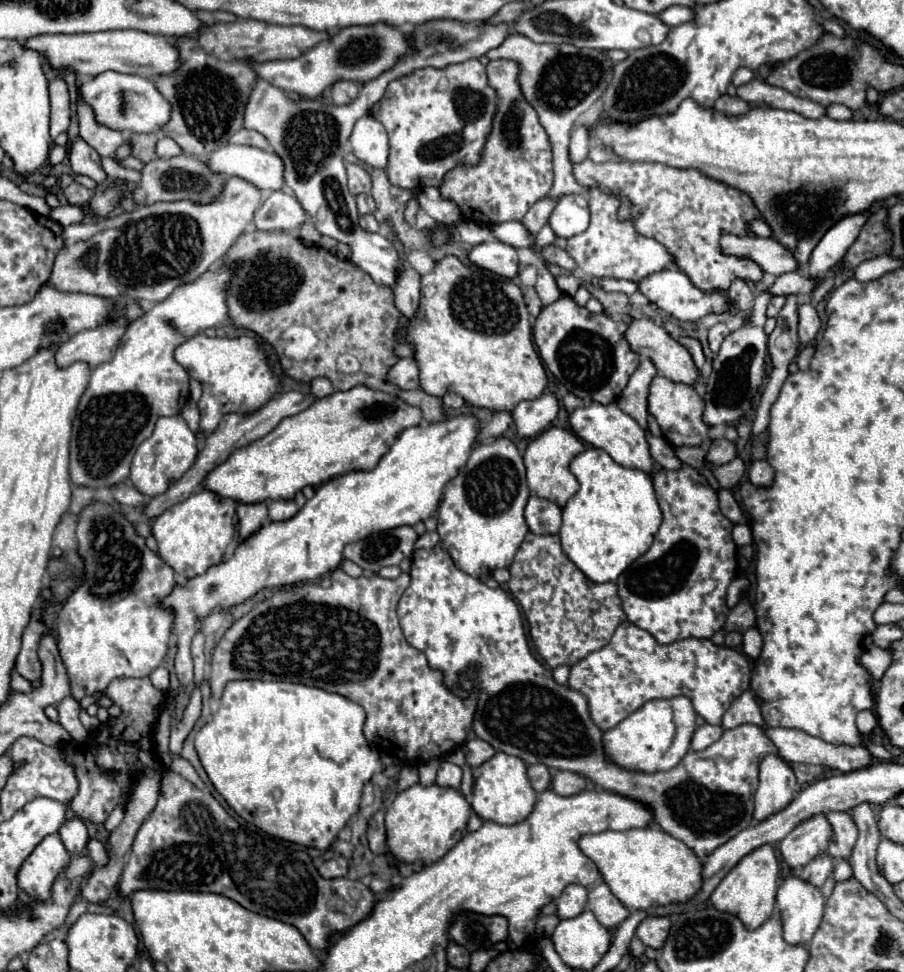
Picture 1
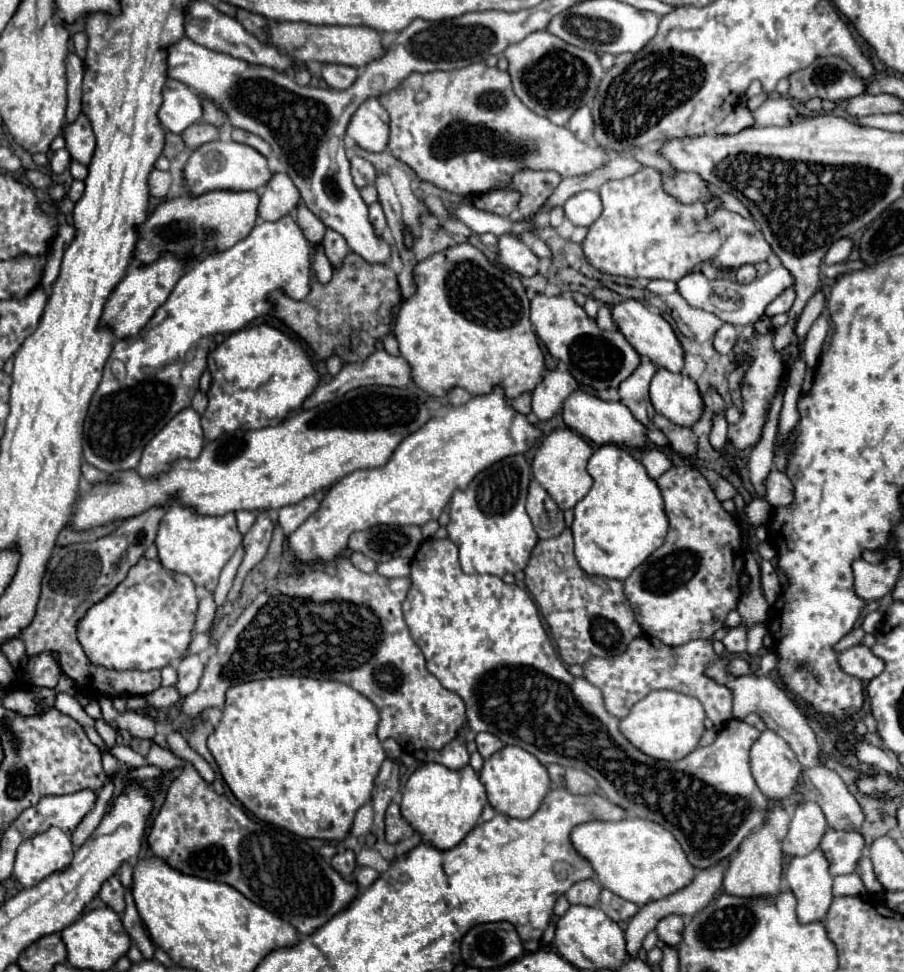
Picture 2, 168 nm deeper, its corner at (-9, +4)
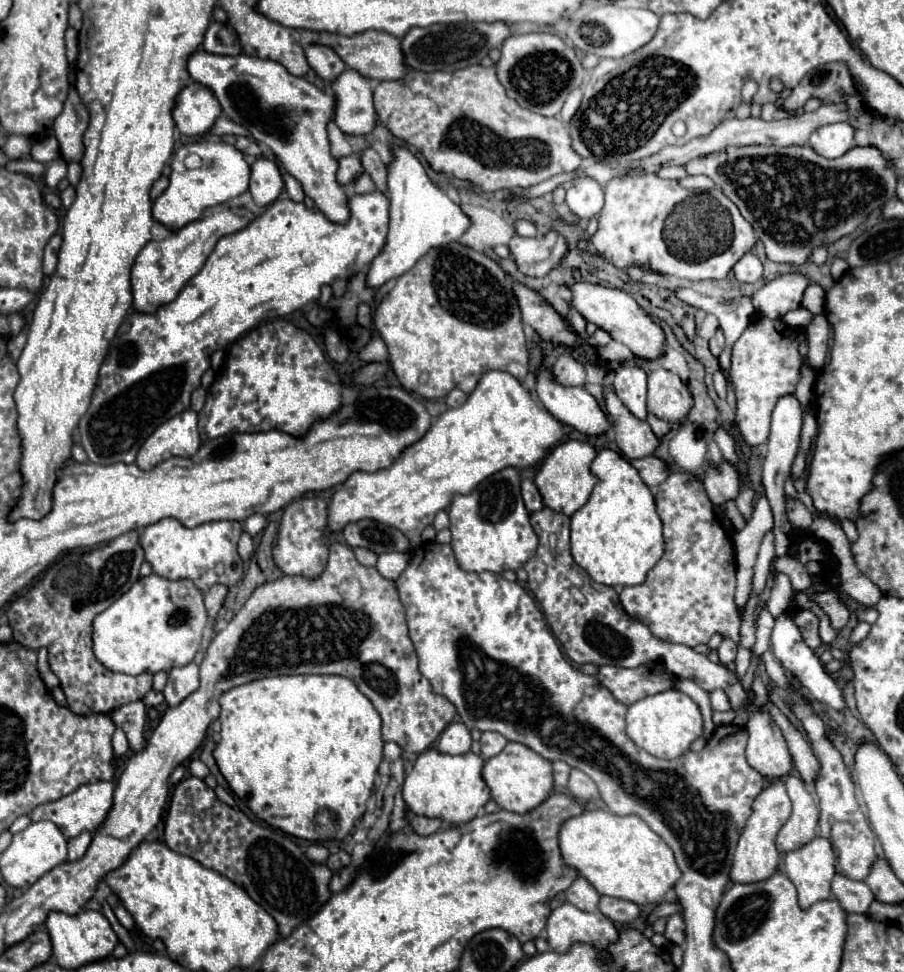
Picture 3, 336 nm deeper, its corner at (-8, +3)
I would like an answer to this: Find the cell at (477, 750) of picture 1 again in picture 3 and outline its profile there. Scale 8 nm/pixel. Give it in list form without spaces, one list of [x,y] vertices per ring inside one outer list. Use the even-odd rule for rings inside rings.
[[[494,731],[482,733],[482,739],[480,739],[480,745],[482,745],[482,757],[484,757],[484,759],[490,759],[490,757],[498,755],[498,753],[504,749],[506,743],[508,743],[508,741],[506,741],[500,733],[494,733]]]

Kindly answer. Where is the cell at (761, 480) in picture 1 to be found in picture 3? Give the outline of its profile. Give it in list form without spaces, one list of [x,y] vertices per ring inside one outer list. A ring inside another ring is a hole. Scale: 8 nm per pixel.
[[[786,497],[786,515],[788,515],[788,521],[792,527],[796,529],[808,529],[808,525],[812,523],[812,513],[804,507],[802,501],[794,499],[794,497]]]

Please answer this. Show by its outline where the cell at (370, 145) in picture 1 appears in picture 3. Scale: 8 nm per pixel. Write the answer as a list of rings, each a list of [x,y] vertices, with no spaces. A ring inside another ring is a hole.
[[[346,69],[332,87],[338,99],[334,123],[348,135],[372,133],[376,127],[376,107],[368,79],[352,69]]]

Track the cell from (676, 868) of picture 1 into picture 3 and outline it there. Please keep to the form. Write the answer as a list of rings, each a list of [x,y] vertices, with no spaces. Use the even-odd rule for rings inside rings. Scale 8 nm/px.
[[[602,809],[584,811],[564,821],[560,829],[560,851],[564,863],[576,867],[600,895],[626,899],[636,905],[660,903],[680,879],[672,849],[636,815],[620,817]]]

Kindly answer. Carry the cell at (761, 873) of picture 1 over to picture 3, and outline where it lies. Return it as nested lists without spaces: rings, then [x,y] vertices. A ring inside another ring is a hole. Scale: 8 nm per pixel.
[[[772,781],[754,801],[752,805],[754,813],[748,819],[738,847],[734,851],[734,863],[730,869],[730,879],[736,881],[764,881],[764,877],[772,877],[772,873],[778,867],[780,861],[780,853],[776,849],[776,833],[780,831],[780,825],[784,825],[784,821],[788,821],[790,817],[790,799],[786,795],[786,787],[782,781]]]

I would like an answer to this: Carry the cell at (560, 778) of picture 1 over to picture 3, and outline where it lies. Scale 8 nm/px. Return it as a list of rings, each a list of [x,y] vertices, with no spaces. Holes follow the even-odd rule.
[[[572,769],[570,781],[568,781],[568,791],[576,799],[582,799],[582,801],[594,801],[594,799],[600,797],[596,783],[586,773],[582,773],[580,769]]]

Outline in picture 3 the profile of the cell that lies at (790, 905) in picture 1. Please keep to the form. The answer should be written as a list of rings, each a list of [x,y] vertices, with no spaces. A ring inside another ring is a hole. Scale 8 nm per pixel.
[[[816,837],[802,849],[786,853],[784,861],[784,869],[798,891],[798,905],[802,909],[832,897],[830,883],[836,875],[836,859],[828,839]]]

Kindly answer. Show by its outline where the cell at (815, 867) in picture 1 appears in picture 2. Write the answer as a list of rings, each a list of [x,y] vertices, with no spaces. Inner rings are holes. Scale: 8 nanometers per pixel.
[[[829,828],[821,838],[821,850],[829,856],[829,872],[833,876],[851,874],[865,852],[865,838],[857,830],[833,830]]]

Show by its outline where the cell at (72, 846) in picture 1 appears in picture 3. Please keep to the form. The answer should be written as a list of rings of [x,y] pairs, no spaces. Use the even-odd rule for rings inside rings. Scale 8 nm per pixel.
[[[82,831],[78,837],[70,839],[68,841],[68,861],[80,859],[86,853],[86,849],[88,849],[90,839],[92,839],[92,833],[90,831]]]

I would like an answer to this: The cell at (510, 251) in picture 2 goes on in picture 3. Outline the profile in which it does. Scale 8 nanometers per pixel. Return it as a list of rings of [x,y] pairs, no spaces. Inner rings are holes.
[[[550,231],[536,239],[526,239],[520,235],[514,235],[510,239],[510,253],[516,261],[516,267],[528,277],[548,275],[548,271],[560,263],[566,251],[566,241],[556,231]]]

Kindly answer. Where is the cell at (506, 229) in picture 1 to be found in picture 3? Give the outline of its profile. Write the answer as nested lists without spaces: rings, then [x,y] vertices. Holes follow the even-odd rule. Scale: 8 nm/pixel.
[[[392,147],[392,151],[394,163],[388,167],[388,197],[392,191],[390,229],[386,245],[372,261],[368,271],[368,285],[374,289],[412,269],[412,265],[416,265],[416,261],[424,257],[428,249],[436,245],[448,245],[448,241],[458,241],[464,229],[468,229],[468,215],[428,179],[422,163],[408,149]]]

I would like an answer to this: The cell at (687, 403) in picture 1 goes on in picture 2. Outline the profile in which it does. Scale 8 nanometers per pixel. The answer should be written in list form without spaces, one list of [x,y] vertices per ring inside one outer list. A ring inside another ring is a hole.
[[[659,368],[651,378],[649,392],[655,412],[673,424],[691,428],[701,418],[703,398],[697,390],[697,384],[685,374],[673,374],[665,368]]]

